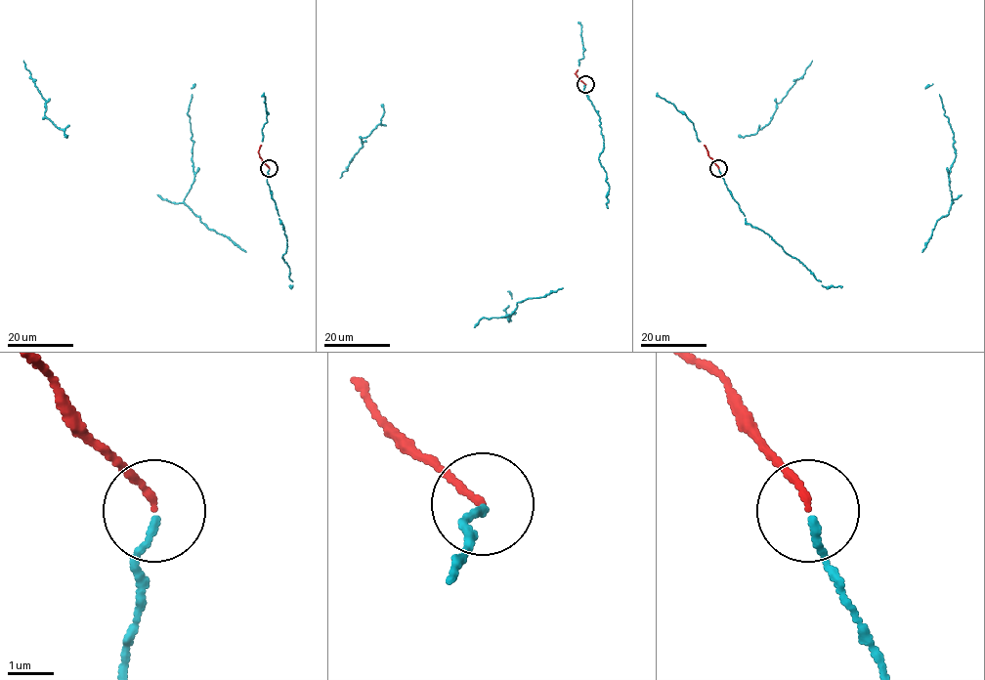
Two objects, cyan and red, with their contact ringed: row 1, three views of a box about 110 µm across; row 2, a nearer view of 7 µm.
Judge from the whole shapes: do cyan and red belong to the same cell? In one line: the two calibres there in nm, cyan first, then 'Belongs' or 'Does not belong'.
Thickness 150 nm (cyan) against 130 nm. Belongs

